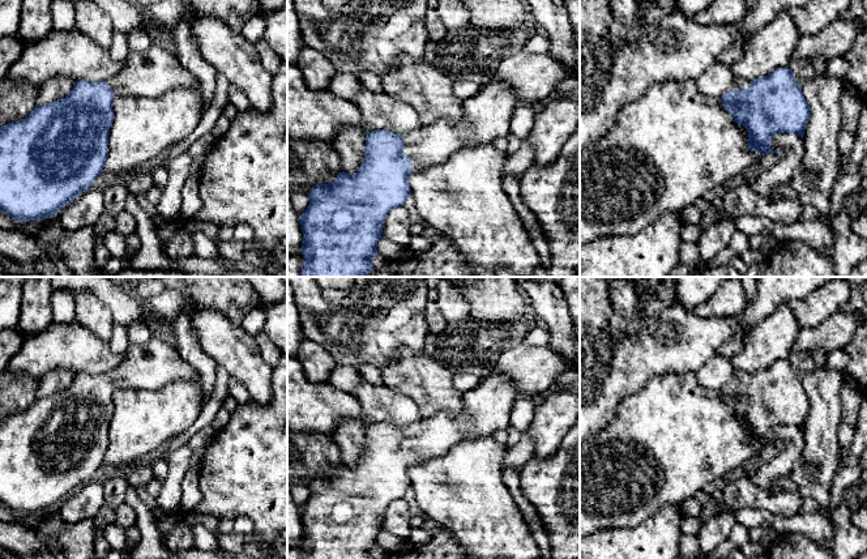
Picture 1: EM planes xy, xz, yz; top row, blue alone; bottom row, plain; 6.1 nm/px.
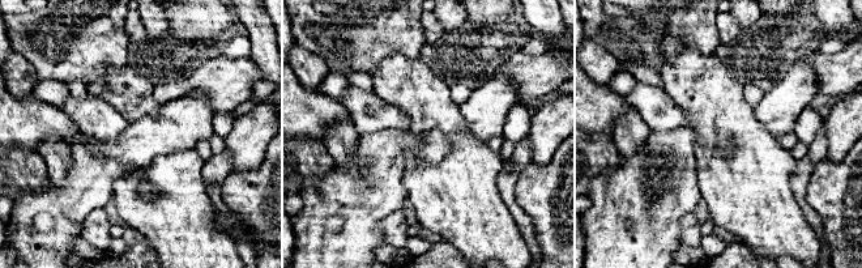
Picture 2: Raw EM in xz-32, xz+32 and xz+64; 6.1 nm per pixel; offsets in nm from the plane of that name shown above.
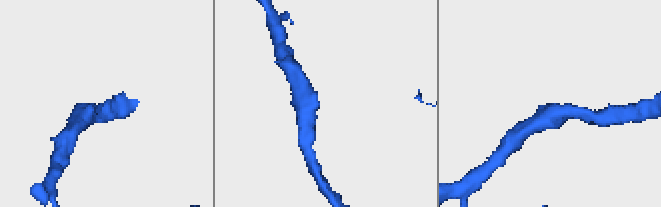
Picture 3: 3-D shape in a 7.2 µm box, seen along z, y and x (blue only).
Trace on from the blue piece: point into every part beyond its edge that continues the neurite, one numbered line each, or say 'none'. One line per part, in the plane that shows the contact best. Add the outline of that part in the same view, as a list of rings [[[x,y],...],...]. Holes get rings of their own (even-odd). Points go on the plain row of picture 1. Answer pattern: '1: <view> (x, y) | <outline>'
1: xz (486, 409) | [[[491,374],[474,389],[462,394],[464,409],[460,414],[450,415],[448,411],[440,411],[403,427],[403,445],[415,458],[428,460],[445,456],[454,444],[464,439],[492,436],[497,430],[507,430],[511,426],[509,414],[514,398],[513,381],[503,374]]]

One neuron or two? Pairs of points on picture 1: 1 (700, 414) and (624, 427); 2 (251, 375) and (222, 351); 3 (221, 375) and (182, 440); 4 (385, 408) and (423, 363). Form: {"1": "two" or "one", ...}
{"1": "one", "2": "one", "3": "one", "4": "two"}

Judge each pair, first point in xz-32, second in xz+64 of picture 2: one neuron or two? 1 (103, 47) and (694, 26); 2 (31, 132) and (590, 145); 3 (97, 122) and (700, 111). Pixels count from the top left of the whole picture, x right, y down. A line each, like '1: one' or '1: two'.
1: one
2: two
3: two

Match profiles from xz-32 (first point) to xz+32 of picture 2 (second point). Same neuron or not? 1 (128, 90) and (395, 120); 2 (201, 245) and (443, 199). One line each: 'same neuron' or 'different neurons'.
1: different neurons
2: same neuron

